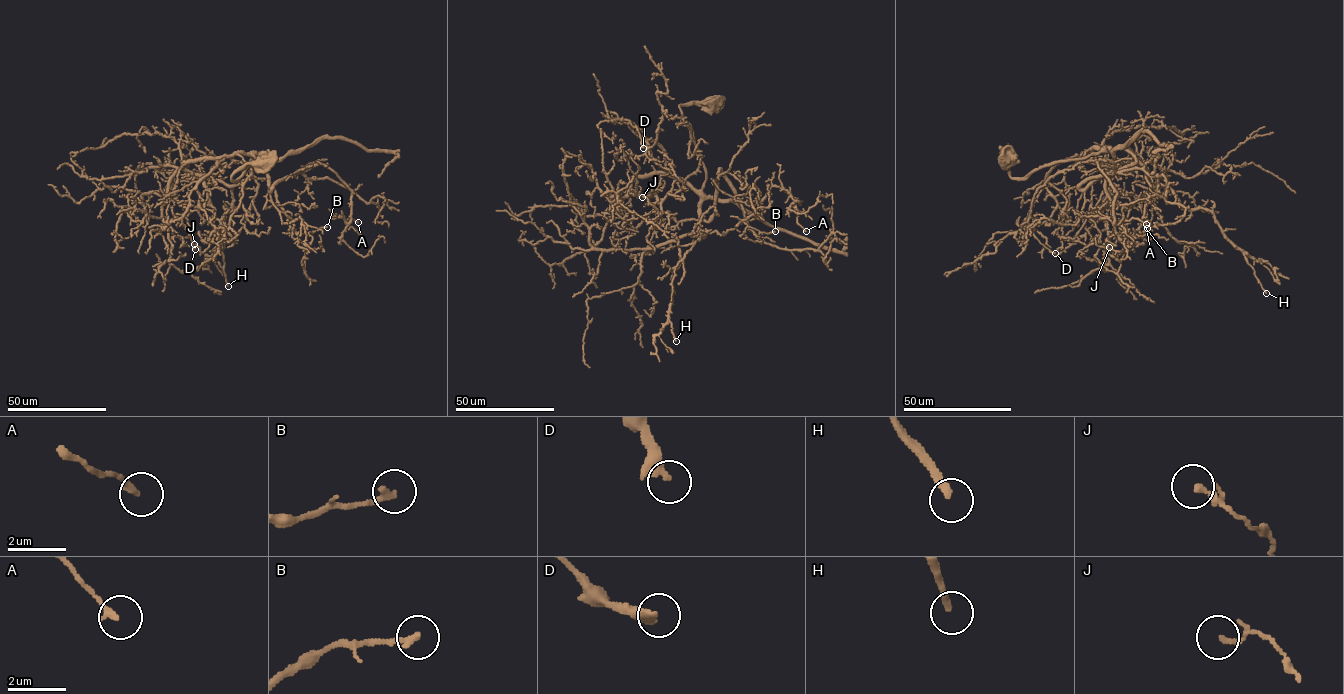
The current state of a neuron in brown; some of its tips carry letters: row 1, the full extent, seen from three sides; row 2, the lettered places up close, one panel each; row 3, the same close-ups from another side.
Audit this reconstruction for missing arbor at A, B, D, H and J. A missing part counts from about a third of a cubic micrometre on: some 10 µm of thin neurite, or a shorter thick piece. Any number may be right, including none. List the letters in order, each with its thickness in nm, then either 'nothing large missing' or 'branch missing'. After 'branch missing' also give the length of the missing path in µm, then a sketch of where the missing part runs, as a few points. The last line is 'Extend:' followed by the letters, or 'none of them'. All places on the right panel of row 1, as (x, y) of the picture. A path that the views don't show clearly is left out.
A: 200 nm thick; nothing large missing
B: 240 nm thick; nothing large missing
D: 380 nm thick; nothing large missing
H: 240 nm thick; branch missing; about 25 µm are missing; missing branch runs (1266, 293), (1271, 303), (1269, 306), (1258, 304), (1243, 293)
J: 140 nm thick; nothing large missing
Extend: H

